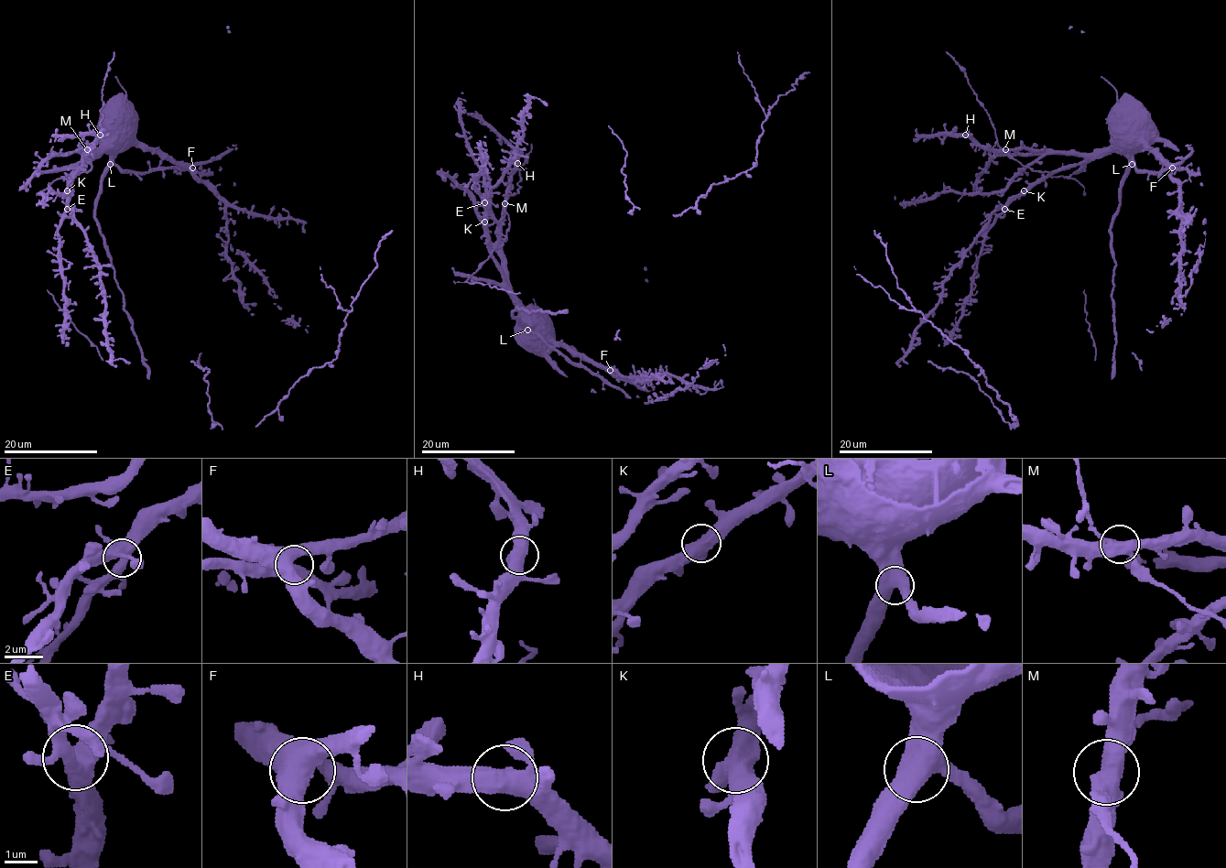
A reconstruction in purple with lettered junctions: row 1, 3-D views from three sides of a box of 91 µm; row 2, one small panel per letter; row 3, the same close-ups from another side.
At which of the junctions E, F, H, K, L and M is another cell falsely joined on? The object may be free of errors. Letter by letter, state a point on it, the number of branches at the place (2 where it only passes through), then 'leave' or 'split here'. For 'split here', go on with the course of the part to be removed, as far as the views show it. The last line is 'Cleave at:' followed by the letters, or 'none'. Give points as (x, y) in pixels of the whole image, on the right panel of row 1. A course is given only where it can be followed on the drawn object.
E: at (1004, 209); 3 branches meet; leave
F: at (1172, 168); 3 branches meet; leave
H: at (965, 135); 3 branches meet; leave
K: at (1024, 190); 3 branches meet; leave
L: at (1132, 164); 3 branches meet; leave
M: at (1005, 149); 3 branches meet; leave
Cleave at: none

